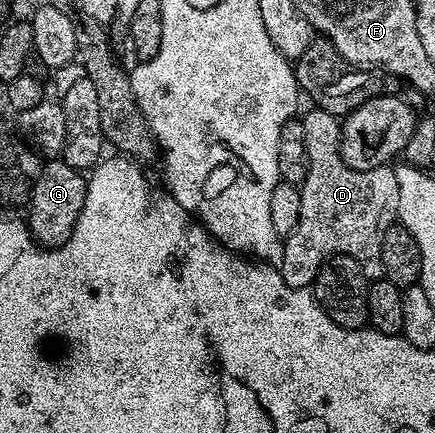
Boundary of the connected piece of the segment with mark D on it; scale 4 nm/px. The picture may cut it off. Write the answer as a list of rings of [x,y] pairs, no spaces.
[[[319,109],[302,115],[306,133],[306,177],[299,184],[302,213],[294,233],[284,239],[280,276],[291,287],[311,288],[320,266],[333,255],[349,255],[358,261],[369,281],[384,278],[382,241],[398,219],[396,171],[385,165],[374,169],[350,169],[340,156],[341,120]]]

